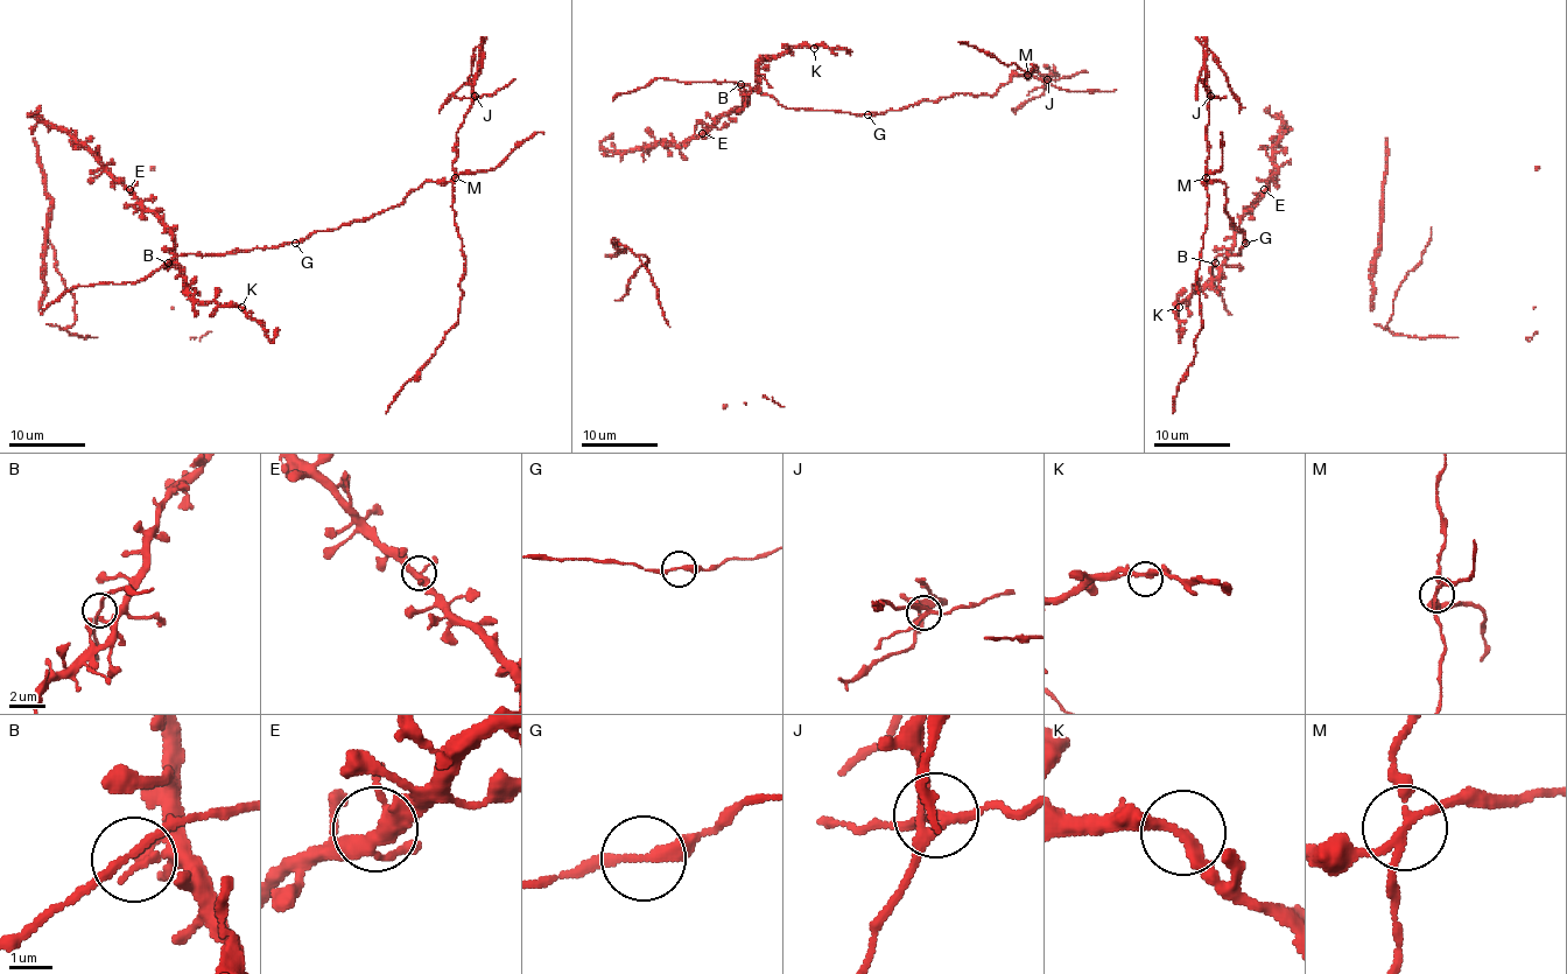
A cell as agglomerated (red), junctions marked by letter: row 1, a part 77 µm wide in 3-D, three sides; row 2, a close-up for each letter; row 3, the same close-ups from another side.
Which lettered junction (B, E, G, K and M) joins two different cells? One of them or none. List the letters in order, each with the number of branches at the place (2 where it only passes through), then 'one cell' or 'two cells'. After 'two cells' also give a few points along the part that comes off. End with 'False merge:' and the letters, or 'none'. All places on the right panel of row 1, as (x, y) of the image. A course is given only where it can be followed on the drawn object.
B: branches 3; one cell
E: branches 4; one cell
G: branches 2; one cell
K: branches 2; one cell
M: branches 4; two cells; course (1204, 177), (1209, 198), (1207, 225), (1195, 282), (1201, 329), (1194, 341), (1195, 356), (1179, 385), (1173, 413)
False merge: M

